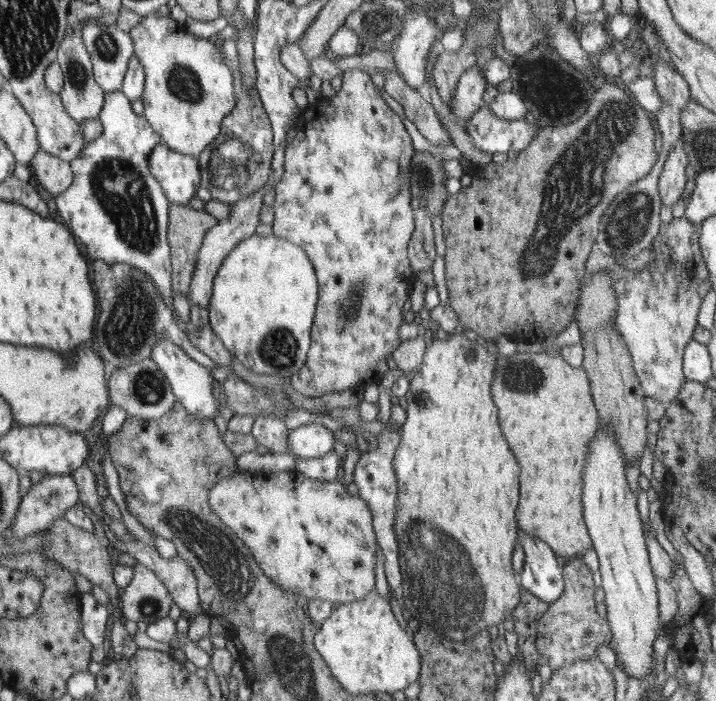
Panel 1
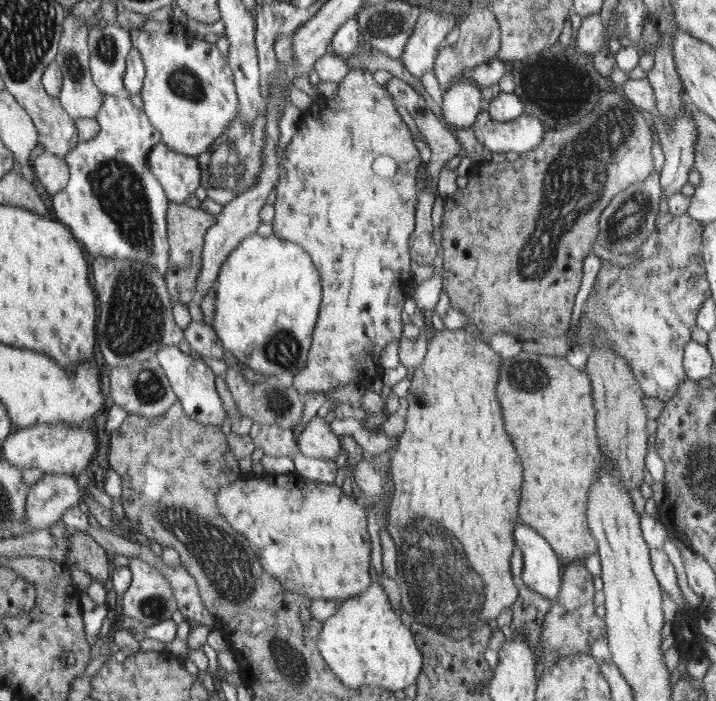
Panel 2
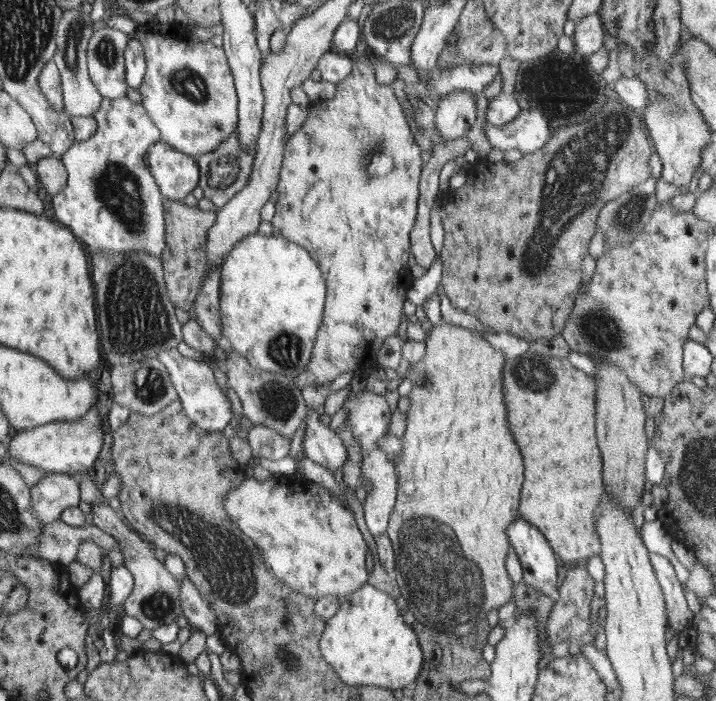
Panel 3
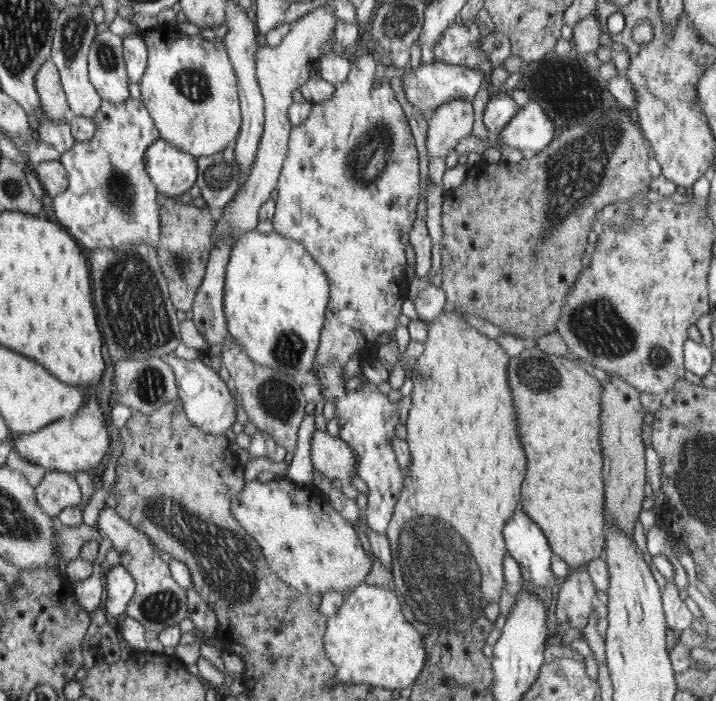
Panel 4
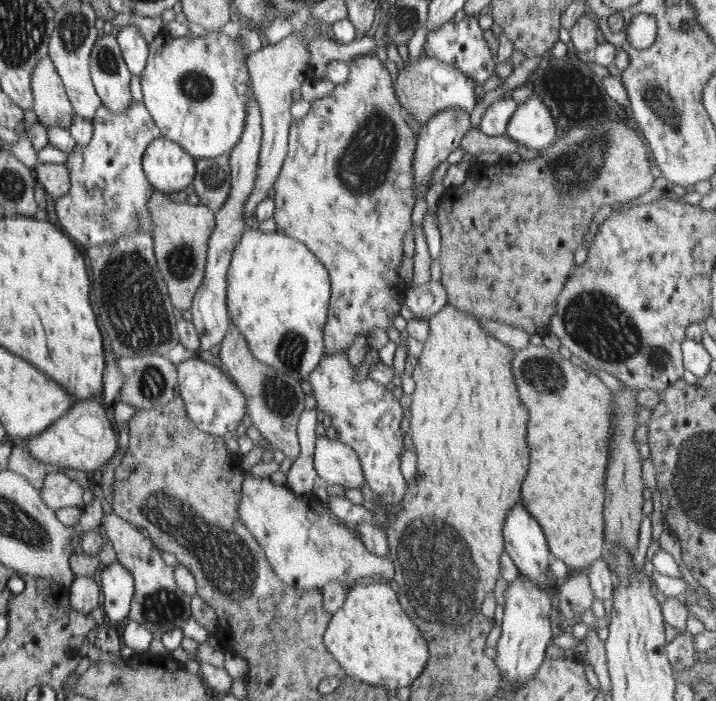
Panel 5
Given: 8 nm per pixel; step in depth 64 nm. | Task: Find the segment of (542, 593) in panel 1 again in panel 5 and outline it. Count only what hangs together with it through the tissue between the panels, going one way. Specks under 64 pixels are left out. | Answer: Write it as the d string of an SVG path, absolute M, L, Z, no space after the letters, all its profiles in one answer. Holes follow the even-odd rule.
M515 504L504 523L507 552L515 562L519 574L530 579L547 576L548 543L538 522L528 514L524 504Z

